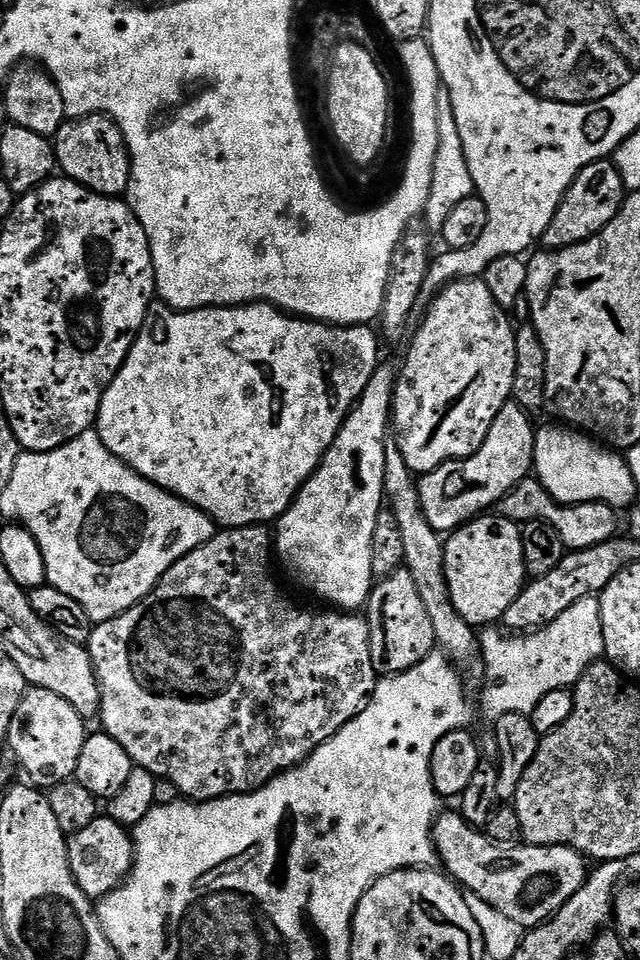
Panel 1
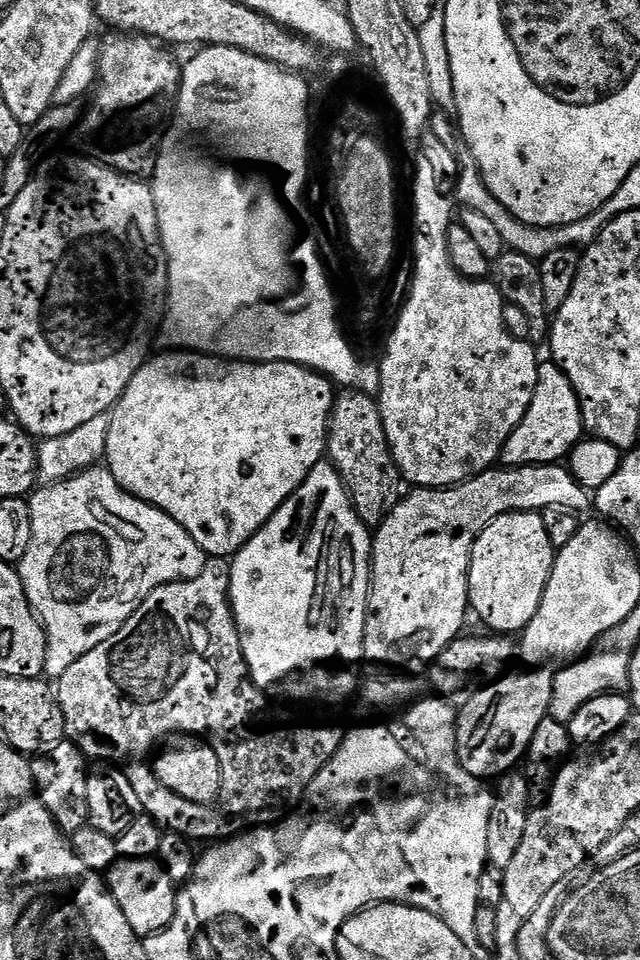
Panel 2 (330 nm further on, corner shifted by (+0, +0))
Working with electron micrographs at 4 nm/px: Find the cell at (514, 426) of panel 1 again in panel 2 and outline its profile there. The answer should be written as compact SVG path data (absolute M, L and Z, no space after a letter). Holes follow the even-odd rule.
M544 362L538 370L534 398L522 422L504 443L502 460L509 468L521 468L527 464L555 464L563 461L584 435L584 415L575 386L555 362Z

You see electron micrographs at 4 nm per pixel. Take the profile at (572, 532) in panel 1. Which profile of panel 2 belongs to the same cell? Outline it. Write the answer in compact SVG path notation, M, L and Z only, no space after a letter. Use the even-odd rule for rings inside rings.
M563 463L555 464L527 464L521 468L509 468L507 466L493 466L486 472L480 472L470 480L462 484L454 484L451 488L422 488L417 487L412 493L405 495L394 506L391 514L381 522L375 529L374 539L372 542L372 575L370 577L370 587L368 590L368 617L364 627L364 660L367 663L381 664L384 668L405 668L405 673L416 674L416 671L427 669L432 661L450 646L450 642L456 639L465 631L464 619L470 616L470 605L468 602L468 567L472 557L472 547L474 542L498 518L507 512L539 512L543 513L544 509L550 506L566 506L570 510L584 514L587 508L591 509L594 504L594 496L589 489L581 486L574 478L574 474Z

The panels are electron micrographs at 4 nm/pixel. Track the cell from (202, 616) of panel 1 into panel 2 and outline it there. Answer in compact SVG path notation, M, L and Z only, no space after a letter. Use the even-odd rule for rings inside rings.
M208 558L198 578L158 586L140 603L138 610L126 618L118 634L82 654L66 674L59 676L54 688L60 701L65 737L89 761L107 762L124 772L130 786L134 786L134 794L138 794L143 815L155 820L161 829L182 834L193 842L223 842L257 826L281 823L286 813L305 799L308 787L322 766L334 758L346 735L345 729L336 724L307 724L304 720L255 724L252 721L263 710L266 696L252 683L240 649L240 632L232 617L231 581L232 565L227 559ZM173 734L199 736L218 754L222 786L220 797L213 803L190 802L162 786L156 777L156 769L150 763L152 747Z

